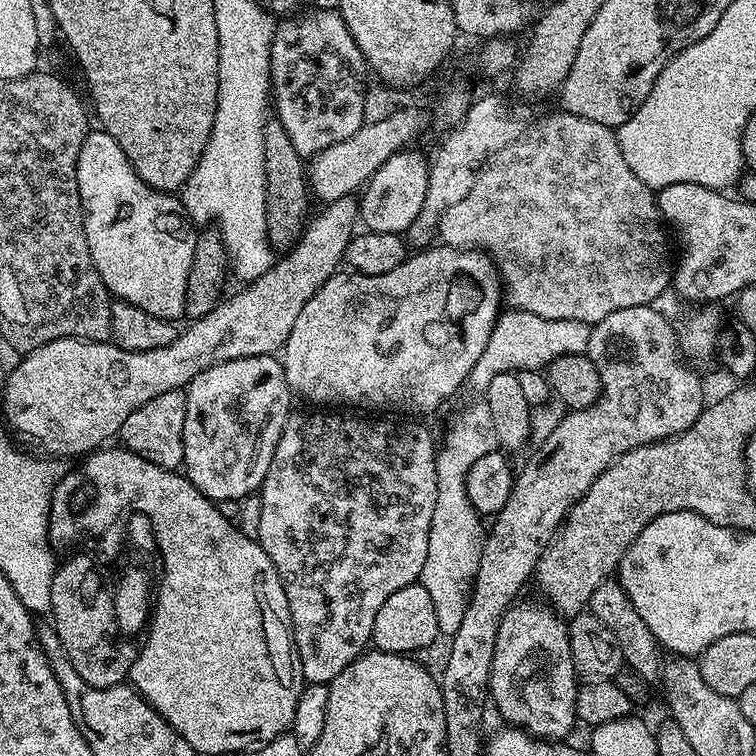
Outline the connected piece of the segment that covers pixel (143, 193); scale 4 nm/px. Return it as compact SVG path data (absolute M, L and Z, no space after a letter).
M103 130L89 131L78 158L78 194L84 207L84 233L102 282L117 301L133 304L162 320L179 321L185 315L186 286L194 262L197 229L185 215L175 195L160 192L142 182L134 166L122 154L122 146Z

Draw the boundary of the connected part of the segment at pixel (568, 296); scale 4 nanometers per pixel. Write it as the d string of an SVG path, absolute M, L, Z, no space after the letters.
M561 111L559 115L550 116L533 128L531 125L510 146L498 150L498 154L489 158L488 163L477 171L470 194L466 194L462 202L450 206L450 210L442 214L438 240L441 245L450 248L474 248L487 252L496 266L502 285L502 296L509 309L529 311L541 319L577 320L591 326L606 318L606 314L614 314L614 310L643 304L655 305L656 299L667 288L669 291L673 283L674 252L668 249L669 233L666 231L666 221L660 215L660 207L656 204L657 193L648 188L646 182L642 182L642 178L638 178L638 174L630 170L630 166L626 166L626 158L622 158L622 150L616 141L615 131L602 126L602 122L590 122L590 118L578 118L569 112Z

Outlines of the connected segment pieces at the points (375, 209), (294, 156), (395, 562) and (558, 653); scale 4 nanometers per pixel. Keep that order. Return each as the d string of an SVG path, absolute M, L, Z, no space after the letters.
M410 151L394 153L364 184L364 197L361 195L358 200L358 216L367 231L382 234L407 233L410 222L414 222L418 210L422 210L422 198L426 198L428 185L429 161Z
M275 118L269 119L264 126L264 173L266 174L266 230L268 243L273 246L295 245L300 239L309 219L308 198L310 199L309 183L306 181L305 157L294 150L294 142L290 142L290 134Z
M308 410L312 412L300 412L289 415L286 426L282 430L282 438L278 442L278 446L274 450L274 458L270 462L270 470L266 470L266 478L258 489L258 497L260 496L260 521L256 524L255 539L260 541L262 550L266 550L266 554L270 558L270 562L274 562L274 570L278 570L278 578L282 582L282 586L286 590L286 602L288 603L288 620L292 629L292 639L296 650L296 658L300 661L300 669L308 684L331 684L334 678L338 678L338 674L342 674L342 670L346 670L346 666L350 666L356 661L357 656L361 655L369 647L372 639L372 631L374 630L374 617L378 615L378 610L382 607L382 602L386 602L386 598L390 598L390 594L394 594L394 590L402 590L402 586L410 586L417 583L422 574L422 566L426 562L426 550L430 546L430 522L434 518L434 502L438 494L438 474L436 473L436 454L438 451L437 441L432 441L432 436L420 424L411 424L408 420L367 420L367 415L352 414L356 416L335 416L332 410Z
M523 600L513 603L500 619L492 676L488 680L490 700L509 725L523 728L530 736L560 742L578 724L578 673L570 650L568 626L565 617L547 603Z

